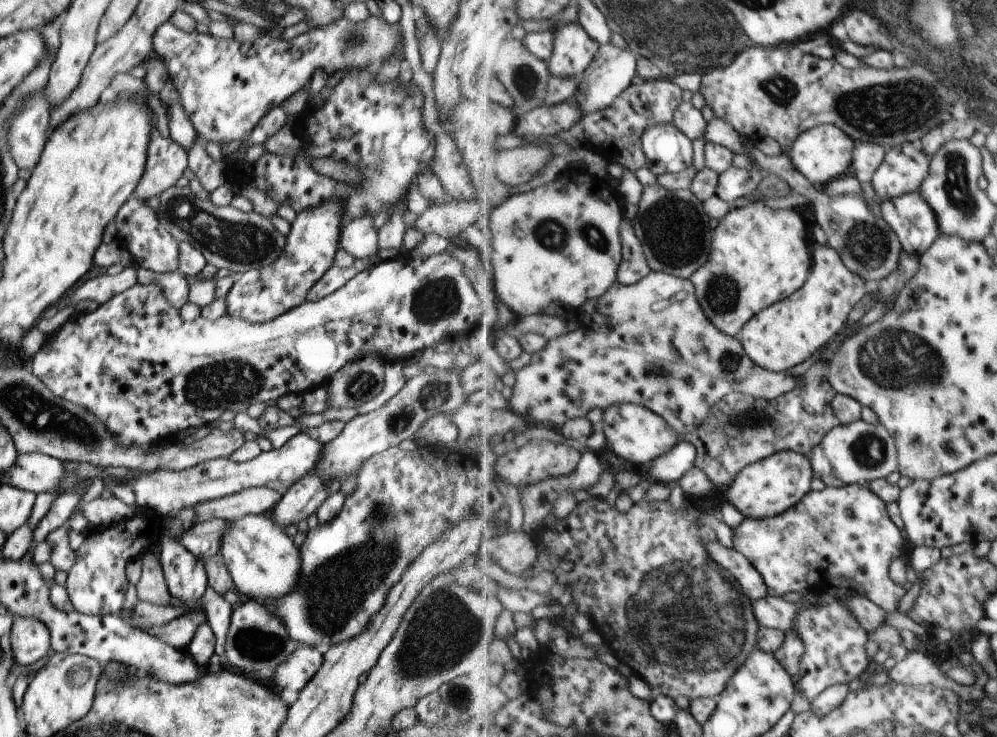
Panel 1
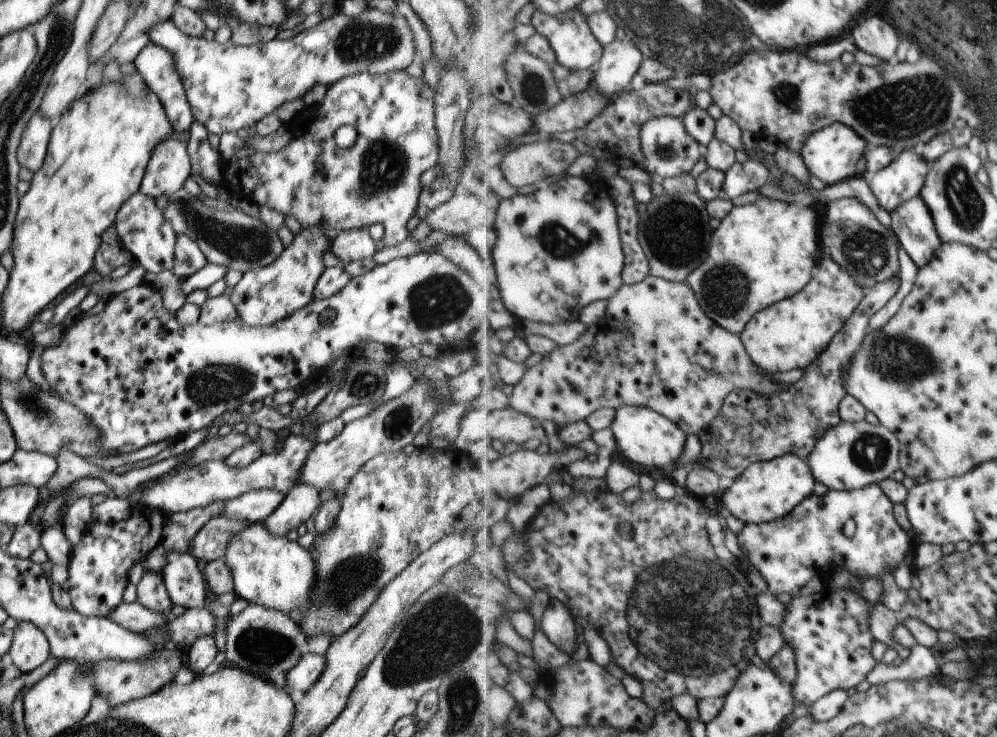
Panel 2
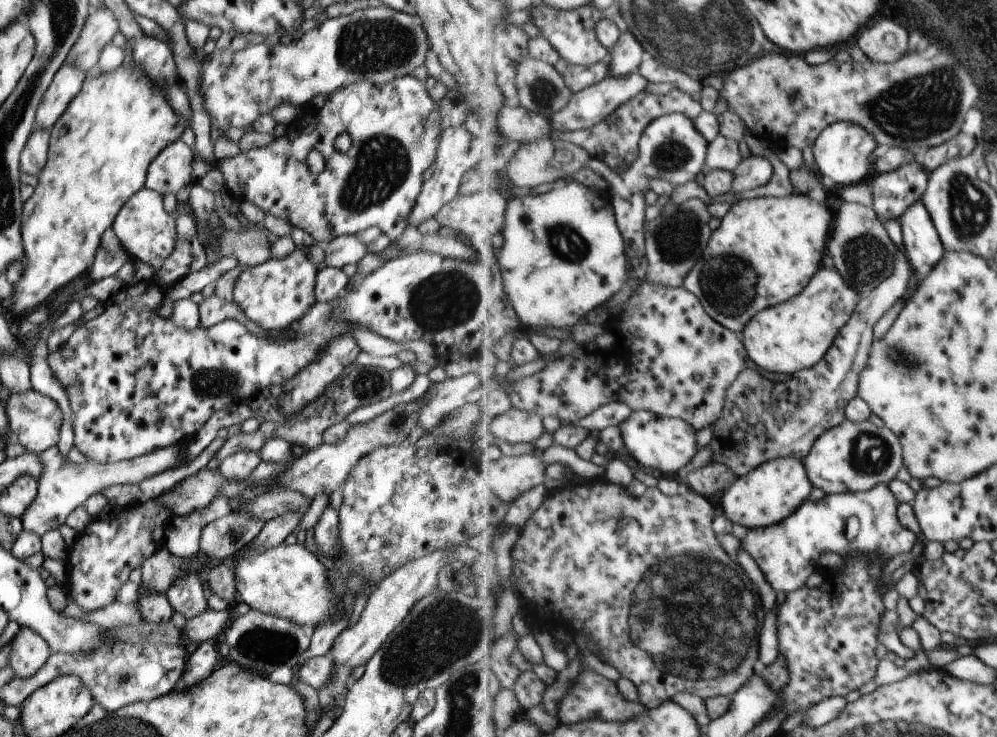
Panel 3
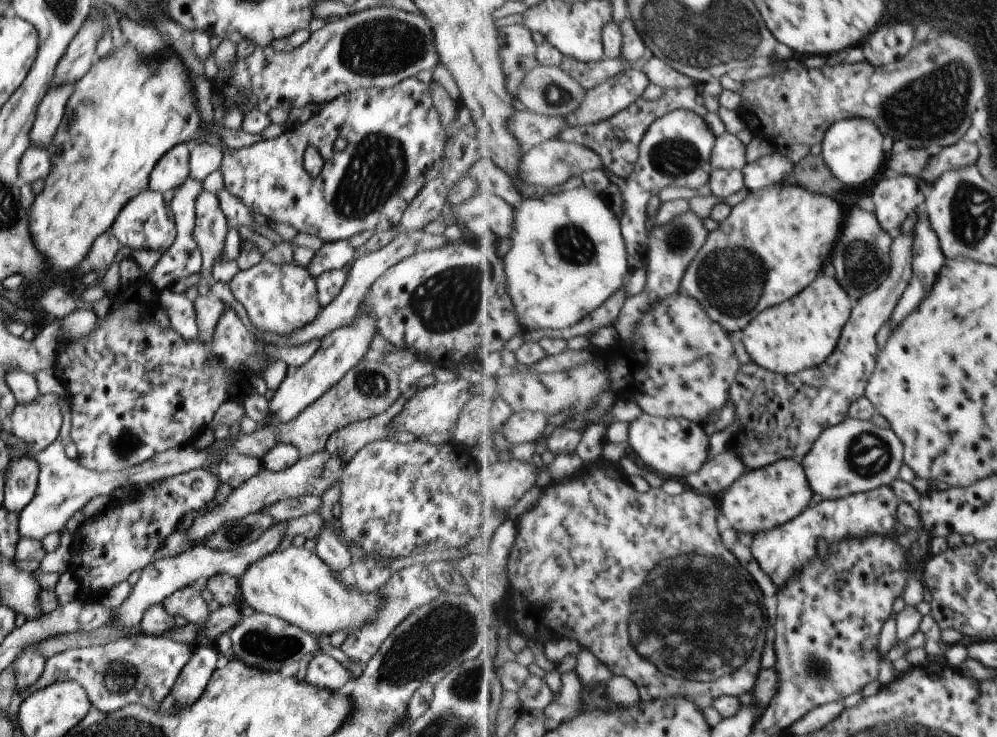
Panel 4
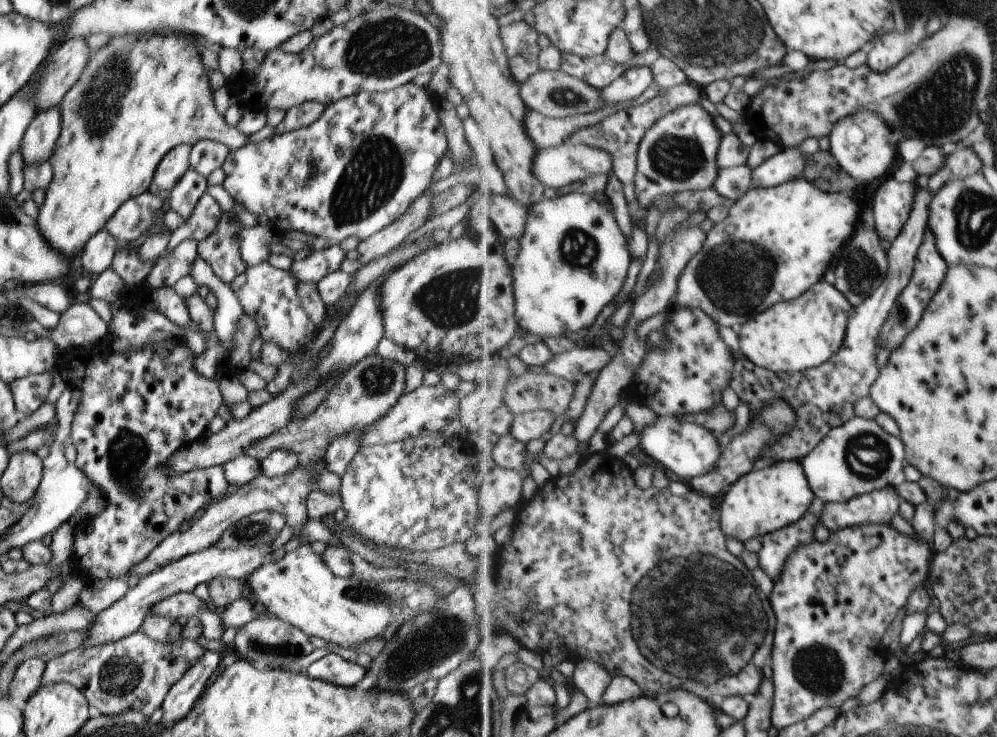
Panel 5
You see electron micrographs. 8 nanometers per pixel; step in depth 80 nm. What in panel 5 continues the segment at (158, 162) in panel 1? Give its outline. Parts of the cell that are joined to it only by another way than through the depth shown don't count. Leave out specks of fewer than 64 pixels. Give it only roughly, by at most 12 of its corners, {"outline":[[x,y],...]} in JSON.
{"outline":[[178,145],[161,158],[152,177],[171,191],[187,172],[190,147]]}

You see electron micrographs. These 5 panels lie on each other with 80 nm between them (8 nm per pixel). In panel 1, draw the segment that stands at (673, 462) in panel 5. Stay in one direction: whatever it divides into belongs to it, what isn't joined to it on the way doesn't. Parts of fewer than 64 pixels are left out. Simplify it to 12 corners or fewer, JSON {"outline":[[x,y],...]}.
{"outline":[[644,405],[605,408],[600,429],[613,452],[647,467],[679,434]]}

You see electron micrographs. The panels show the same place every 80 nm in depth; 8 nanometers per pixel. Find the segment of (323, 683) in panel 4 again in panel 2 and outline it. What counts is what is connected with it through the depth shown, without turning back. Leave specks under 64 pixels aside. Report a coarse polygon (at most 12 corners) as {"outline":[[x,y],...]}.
{"outline":[[303,650],[285,672],[286,690],[305,693],[317,682],[323,655]]}

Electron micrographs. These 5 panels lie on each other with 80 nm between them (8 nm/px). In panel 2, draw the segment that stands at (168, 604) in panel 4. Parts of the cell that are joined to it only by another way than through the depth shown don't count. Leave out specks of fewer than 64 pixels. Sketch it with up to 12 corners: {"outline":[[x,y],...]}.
{"outline":[[165,552],[172,606],[203,607],[204,576],[189,552]]}

